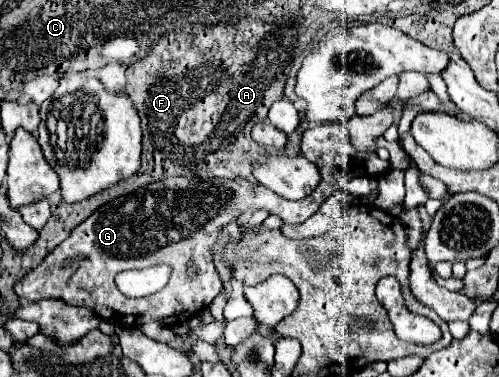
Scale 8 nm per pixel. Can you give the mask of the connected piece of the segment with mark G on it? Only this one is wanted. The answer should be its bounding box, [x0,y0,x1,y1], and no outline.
[16,124,388,328]

